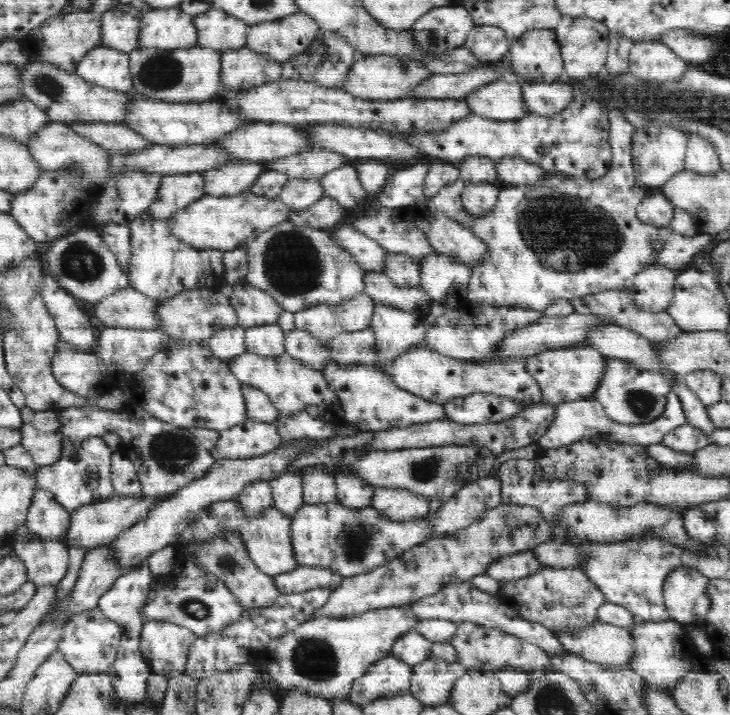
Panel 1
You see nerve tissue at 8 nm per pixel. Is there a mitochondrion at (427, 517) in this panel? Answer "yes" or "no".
no

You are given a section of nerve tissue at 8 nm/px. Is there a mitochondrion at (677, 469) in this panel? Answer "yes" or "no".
no

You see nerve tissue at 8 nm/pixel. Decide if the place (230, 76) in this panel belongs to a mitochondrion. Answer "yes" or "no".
no

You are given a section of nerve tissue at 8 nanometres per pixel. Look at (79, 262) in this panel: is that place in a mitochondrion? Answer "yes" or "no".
yes

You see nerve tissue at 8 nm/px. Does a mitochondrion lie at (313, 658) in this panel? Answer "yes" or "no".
yes

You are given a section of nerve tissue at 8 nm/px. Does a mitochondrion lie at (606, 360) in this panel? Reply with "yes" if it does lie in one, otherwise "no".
no

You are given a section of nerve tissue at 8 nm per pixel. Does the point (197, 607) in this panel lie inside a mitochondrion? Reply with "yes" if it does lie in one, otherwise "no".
yes

